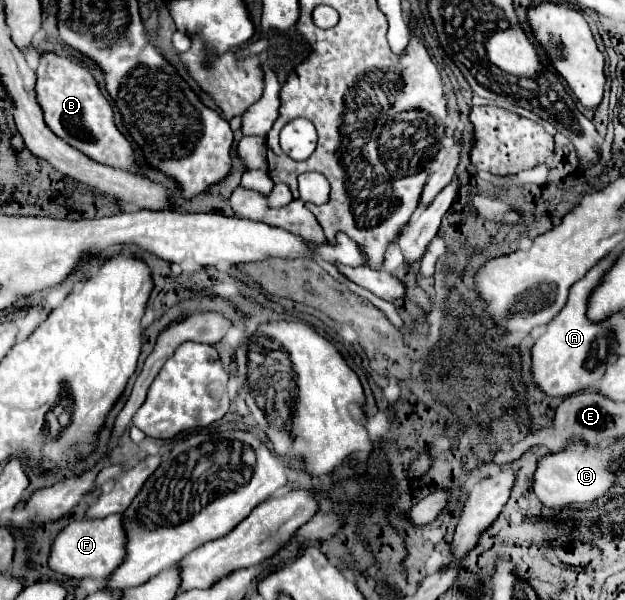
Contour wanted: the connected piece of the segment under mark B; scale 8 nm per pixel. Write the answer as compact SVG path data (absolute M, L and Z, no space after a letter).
M42 52L36 76L36 98L42 106L44 122L54 134L58 134L58 138L68 142L76 150L82 150L82 154L100 164L136 172L132 158L134 148L130 140L126 140L126 136L116 128L112 104L102 96L98 82L86 68L58 54Z

